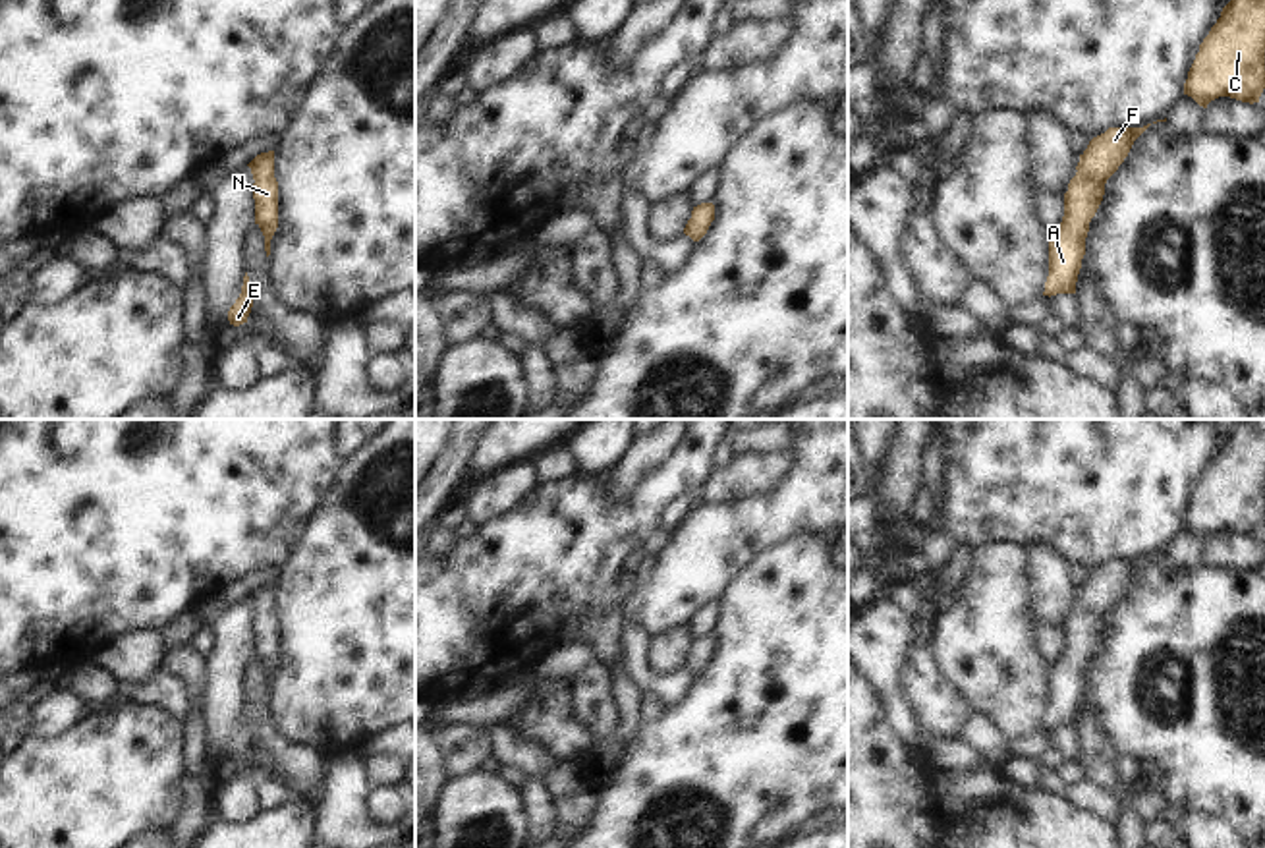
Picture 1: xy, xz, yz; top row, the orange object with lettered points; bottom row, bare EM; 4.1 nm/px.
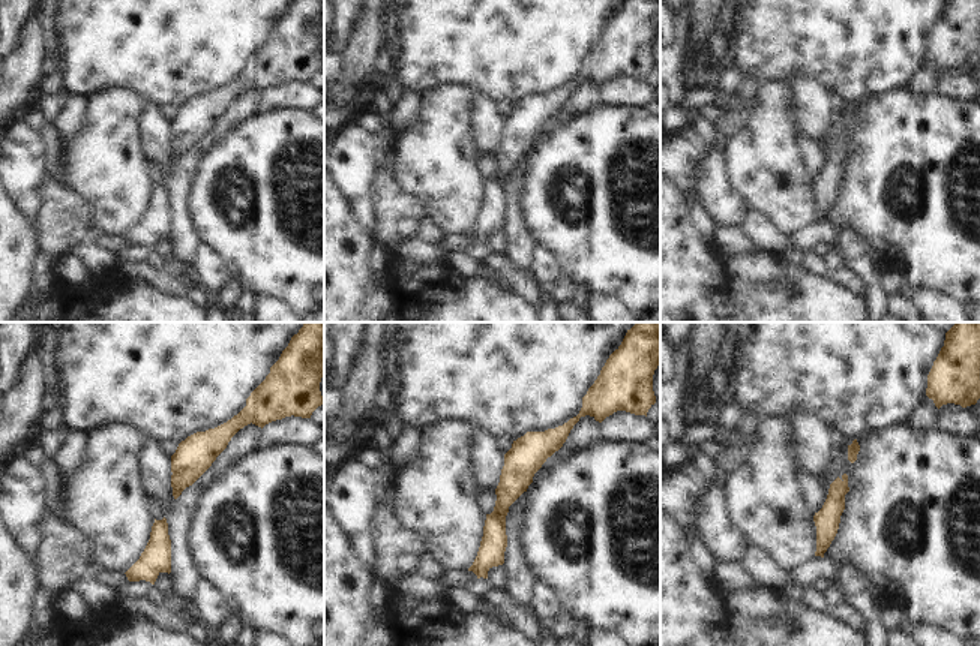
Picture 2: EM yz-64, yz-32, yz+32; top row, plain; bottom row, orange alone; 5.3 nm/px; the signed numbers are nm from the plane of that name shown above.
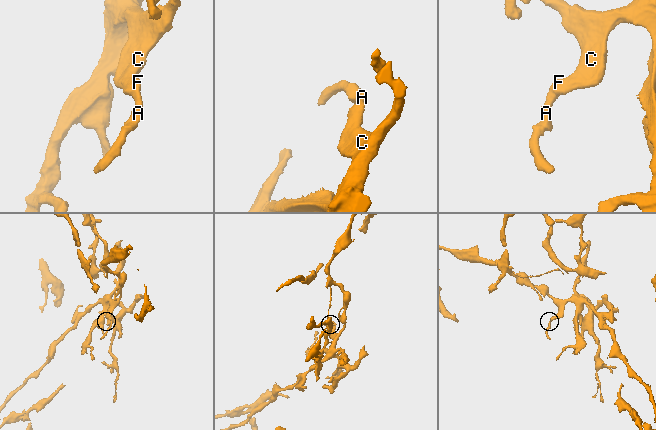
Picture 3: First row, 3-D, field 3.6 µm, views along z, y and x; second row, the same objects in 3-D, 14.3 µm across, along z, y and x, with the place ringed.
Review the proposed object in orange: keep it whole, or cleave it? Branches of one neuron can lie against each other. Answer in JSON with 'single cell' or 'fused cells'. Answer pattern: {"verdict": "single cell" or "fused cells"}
{"verdict": "single cell"}

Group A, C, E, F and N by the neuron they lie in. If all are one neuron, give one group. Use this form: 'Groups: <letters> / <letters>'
Groups: A C E F N.

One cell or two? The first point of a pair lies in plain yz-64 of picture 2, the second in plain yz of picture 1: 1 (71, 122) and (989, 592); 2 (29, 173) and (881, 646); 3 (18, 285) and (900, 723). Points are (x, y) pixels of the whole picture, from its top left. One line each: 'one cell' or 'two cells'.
1: two cells
2: one cell
3: two cells

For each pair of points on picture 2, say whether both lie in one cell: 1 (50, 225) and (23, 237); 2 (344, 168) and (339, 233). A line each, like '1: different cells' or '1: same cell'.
1: different cells
2: different cells

